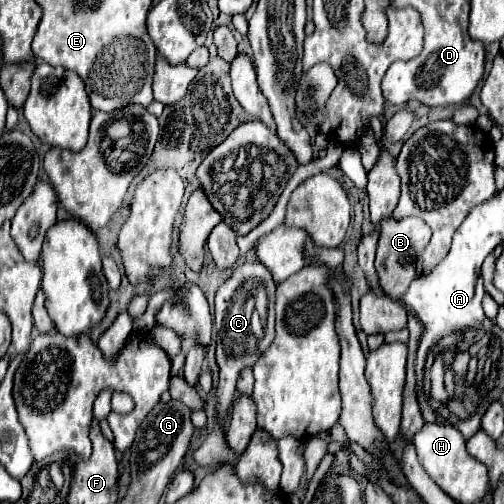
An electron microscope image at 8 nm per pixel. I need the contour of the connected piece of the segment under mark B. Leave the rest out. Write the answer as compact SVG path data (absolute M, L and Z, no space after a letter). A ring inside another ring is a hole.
M385 218L379 224L379 244L377 244L377 258L375 258L375 270L379 276L379 288L383 294L391 296L393 300L399 300L403 304L403 294L411 286L411 282L417 278L415 272L415 260L423 252L431 238L429 226L421 218Z

